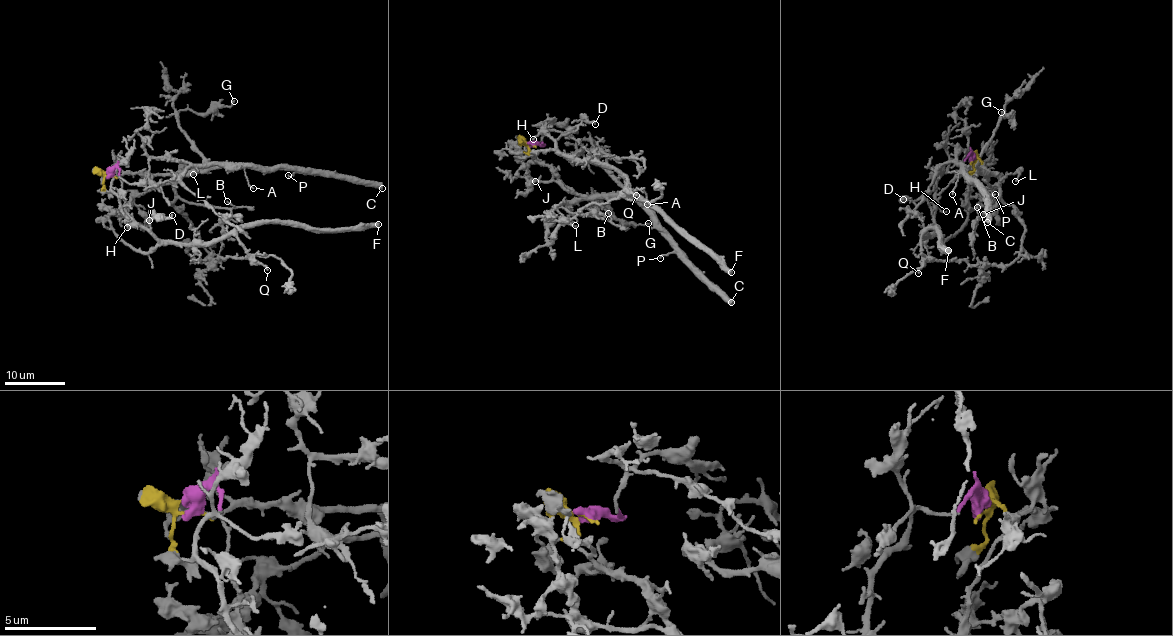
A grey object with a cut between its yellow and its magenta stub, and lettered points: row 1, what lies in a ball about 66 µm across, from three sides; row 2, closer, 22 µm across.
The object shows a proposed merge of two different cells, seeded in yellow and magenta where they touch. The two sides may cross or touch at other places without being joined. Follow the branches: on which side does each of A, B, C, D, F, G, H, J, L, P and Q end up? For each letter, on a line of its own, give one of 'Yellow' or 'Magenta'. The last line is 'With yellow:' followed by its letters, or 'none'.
A: Yellow
B: Yellow
C: Yellow
D: Magenta
F: Magenta
G: Yellow
H: Magenta
J: Yellow
L: Yellow
P: Yellow
Q: Magenta
With yellow: A, B, C, G, J, L, P

